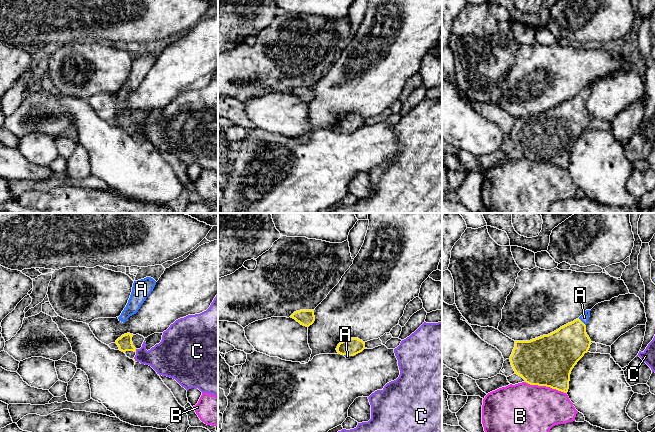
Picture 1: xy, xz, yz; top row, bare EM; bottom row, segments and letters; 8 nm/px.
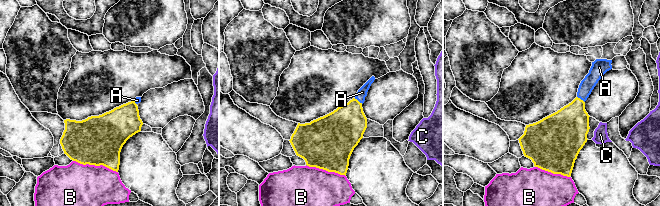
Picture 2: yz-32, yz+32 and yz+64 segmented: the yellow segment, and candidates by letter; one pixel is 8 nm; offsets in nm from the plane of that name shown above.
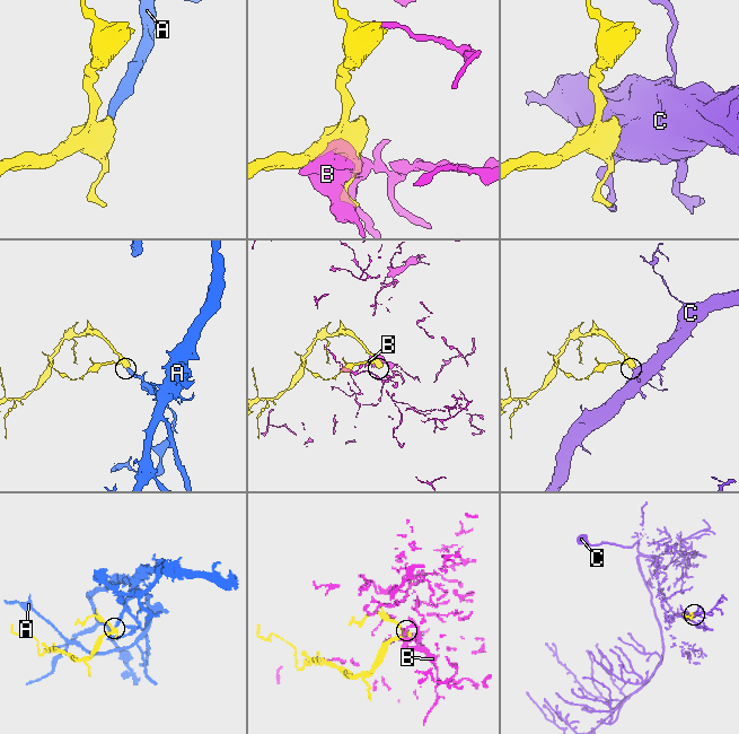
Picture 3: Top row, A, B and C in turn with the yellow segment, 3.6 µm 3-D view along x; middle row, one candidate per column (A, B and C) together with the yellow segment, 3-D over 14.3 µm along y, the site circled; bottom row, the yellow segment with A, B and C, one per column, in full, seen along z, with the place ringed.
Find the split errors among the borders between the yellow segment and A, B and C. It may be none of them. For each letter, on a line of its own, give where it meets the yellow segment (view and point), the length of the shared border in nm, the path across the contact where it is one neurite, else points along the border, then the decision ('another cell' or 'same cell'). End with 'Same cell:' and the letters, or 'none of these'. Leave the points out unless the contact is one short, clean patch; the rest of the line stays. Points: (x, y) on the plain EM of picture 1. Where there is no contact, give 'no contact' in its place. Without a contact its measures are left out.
A: meets yellow in yz at (582, 98); contact 90 nm long; runs through yz (564, 123), (571, 116), (582, 98), (584, 93); same cell
B: meets yellow in yz at (546, 162); contact 340 nm long; another cell
C: meets yellow in xy at (135, 126); contact 30 nm long; border along xy (135, 125), (136, 127); another cell
Same cell: A

